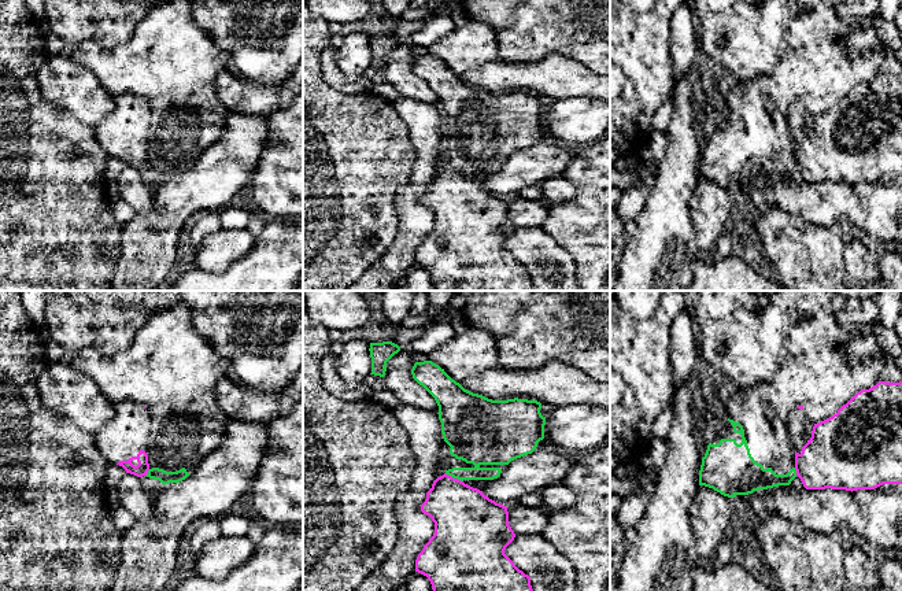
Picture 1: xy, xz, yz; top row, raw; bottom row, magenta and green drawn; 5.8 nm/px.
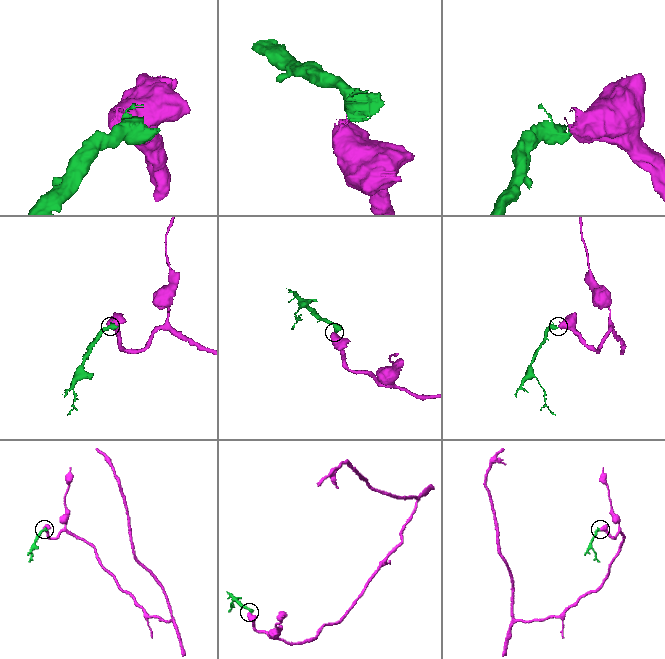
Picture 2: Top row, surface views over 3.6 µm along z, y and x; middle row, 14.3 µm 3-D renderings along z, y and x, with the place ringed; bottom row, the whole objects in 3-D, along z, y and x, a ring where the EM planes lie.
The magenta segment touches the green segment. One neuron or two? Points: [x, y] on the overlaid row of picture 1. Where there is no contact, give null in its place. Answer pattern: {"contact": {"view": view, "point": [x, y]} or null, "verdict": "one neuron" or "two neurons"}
{"contact": {"view": "xz", "point": [453, 477]}, "verdict": "two neurons"}

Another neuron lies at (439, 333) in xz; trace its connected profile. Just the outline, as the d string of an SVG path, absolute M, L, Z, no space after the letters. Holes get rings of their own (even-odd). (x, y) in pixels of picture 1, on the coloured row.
M447 321L430 325L419 339L411 341L409 350L411 354L429 354L441 344L455 337L452 325Z

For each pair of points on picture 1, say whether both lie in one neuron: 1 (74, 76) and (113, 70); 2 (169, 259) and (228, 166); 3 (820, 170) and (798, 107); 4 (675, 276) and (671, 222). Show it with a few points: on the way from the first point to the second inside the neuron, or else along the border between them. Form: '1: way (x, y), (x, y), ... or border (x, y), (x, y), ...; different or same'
1: border (69, 58), (87, 67), (113, 98); different
2: way (169, 236), (169, 225), (204, 189); same
3: way (817, 155), (799, 136), (798, 122); same
4: way (671, 262), (671, 236); same

